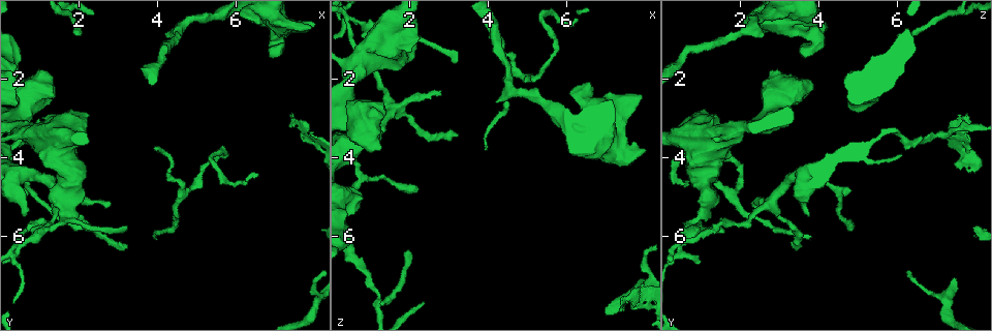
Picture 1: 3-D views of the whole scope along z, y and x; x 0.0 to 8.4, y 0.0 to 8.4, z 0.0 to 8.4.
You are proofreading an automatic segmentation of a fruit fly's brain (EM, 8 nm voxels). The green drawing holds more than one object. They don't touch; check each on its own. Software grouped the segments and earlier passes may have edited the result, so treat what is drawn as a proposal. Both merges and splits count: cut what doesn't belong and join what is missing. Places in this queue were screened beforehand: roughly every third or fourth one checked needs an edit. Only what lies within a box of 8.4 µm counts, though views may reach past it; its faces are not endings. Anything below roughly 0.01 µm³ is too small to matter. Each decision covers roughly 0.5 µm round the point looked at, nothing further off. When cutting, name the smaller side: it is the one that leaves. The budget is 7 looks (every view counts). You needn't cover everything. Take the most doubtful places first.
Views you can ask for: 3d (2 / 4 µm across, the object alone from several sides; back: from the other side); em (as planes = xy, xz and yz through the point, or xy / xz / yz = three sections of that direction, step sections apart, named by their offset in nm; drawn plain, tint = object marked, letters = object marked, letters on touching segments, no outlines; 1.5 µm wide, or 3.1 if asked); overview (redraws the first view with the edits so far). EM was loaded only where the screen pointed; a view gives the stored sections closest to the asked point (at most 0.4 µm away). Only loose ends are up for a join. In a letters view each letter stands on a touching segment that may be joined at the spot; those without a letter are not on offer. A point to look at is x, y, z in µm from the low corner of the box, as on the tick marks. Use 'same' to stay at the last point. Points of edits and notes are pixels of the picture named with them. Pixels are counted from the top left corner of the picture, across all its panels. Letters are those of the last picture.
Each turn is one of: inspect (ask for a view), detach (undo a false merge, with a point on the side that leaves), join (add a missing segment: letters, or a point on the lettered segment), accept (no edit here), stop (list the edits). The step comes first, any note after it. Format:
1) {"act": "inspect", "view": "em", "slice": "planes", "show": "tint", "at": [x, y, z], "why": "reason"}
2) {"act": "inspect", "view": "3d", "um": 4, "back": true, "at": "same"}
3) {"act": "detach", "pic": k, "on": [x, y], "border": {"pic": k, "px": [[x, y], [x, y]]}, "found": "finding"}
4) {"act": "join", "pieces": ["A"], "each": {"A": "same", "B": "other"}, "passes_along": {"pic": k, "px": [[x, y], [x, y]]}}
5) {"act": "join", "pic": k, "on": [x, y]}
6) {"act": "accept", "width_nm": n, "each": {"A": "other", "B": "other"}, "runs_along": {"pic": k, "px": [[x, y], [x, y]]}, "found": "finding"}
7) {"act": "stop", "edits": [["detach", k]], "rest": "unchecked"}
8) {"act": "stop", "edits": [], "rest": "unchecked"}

{"act": "inspect", "view": "3d", "um": 4, "at": [2.10, 0.95, 6.35], "why": "an open end"}

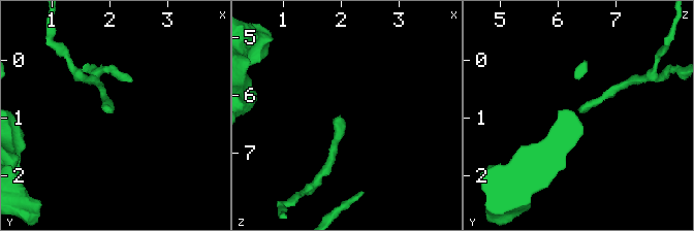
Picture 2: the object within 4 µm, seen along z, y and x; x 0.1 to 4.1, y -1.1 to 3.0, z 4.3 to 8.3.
{"act": "inspect", "view": "em", "slice": "planes", "show": "plain", "at": [2.05, 0.85, 6.40]}

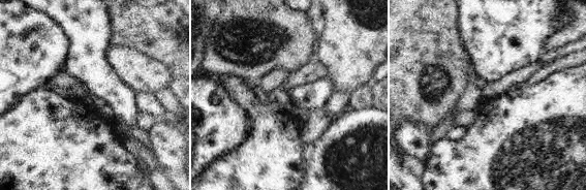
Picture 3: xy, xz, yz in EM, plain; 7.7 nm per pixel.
{"act": "inspect", "view": "em", "slice": "planes", "show": "letters", "at": "same"}

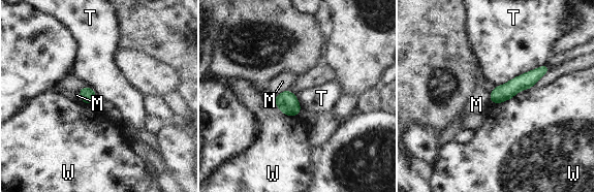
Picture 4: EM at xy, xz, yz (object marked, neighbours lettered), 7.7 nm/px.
{"act": "accept", "each": {"M": "other", "T": "other", "W": "other"}, "runs_along": {"pic": 4, "px": [[545, 68], [507, 91], [492, 97]]}, "found": "none of them fits"}

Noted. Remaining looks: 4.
{"act": "inspect", "view": "em", "slice": "planes", "show": "letters", "at": [3.20, 6.35, 3.40], "why": "tapers out"}

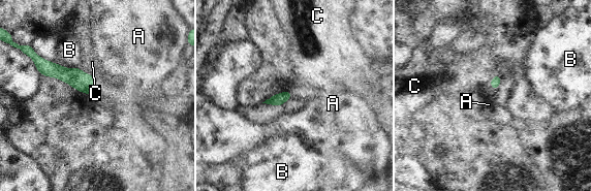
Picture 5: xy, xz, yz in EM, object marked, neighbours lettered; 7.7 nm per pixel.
{"act": "accept", "longest_contact_nm": ["C", 150], "each": {"A": "other", "B": "other", "C": "other"}, "found": "none of them fits"}

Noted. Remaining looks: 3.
{"act": "inspect", "view": "em", "slice": "planes", "show": "letters", "at": [3.95, 3.85, 0.50], "why": "branch stops here"}

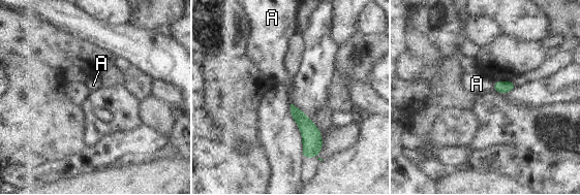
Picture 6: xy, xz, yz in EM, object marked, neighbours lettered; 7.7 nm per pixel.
{"act": "accept", "longest_contact_nm": ["A", 60], "each": {"A": "other"}, "runs_along": {"pic": 6, "px": [[293, 108], [310, 132], [311, 154]]}, "found": "none of them fits"}

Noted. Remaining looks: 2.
{"act": "stop", "edits": [], "rest": "unchecked"}

